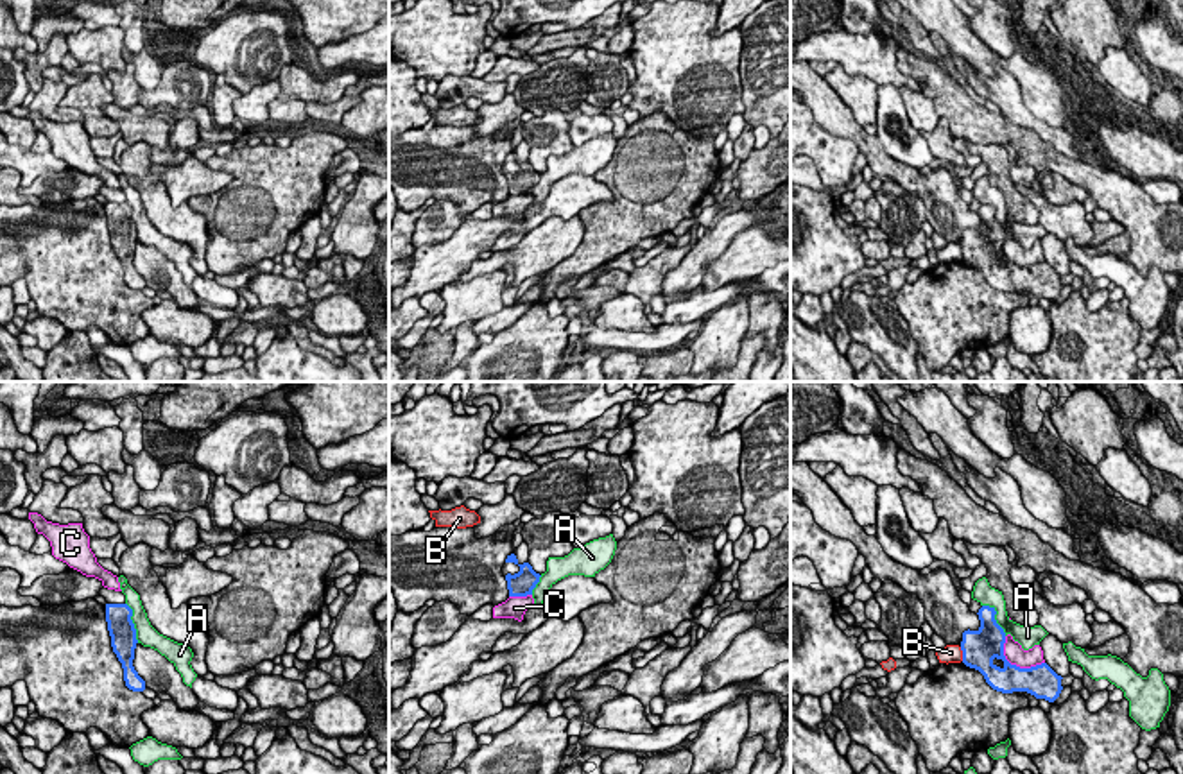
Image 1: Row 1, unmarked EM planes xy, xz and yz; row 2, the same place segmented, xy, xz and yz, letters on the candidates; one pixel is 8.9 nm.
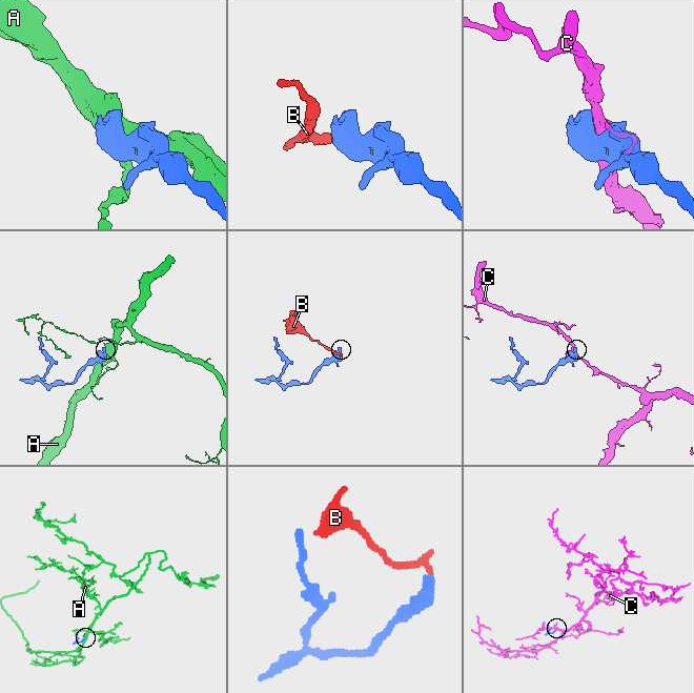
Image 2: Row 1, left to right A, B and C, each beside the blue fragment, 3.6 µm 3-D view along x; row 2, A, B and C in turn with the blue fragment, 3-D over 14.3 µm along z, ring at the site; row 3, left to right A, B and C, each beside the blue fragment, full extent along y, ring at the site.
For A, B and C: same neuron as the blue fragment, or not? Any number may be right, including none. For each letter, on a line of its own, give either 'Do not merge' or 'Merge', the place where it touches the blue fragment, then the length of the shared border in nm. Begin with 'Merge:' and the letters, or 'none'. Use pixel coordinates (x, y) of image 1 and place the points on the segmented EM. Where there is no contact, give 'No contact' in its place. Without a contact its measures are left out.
Merge: none
A: Do not merge. Touches blue at xy (131, 622). Shared border 380 nm
B: Do not merge. Touches blue at yz (963, 654). Shared border 130 nm
C: Do not merge. Touches blue at yz (1015, 665). Shared border 440 nm

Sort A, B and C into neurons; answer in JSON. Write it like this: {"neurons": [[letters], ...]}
{"neurons": [["A"], ["B"], ["C"]]}

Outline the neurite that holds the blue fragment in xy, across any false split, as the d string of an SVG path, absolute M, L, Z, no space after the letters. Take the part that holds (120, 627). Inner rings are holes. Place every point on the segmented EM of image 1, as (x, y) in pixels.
M106 604L106 622L111 636L111 647L122 663L125 686L133 692L143 692L145 681L133 666L138 640L131 616L133 609L127 604Z

